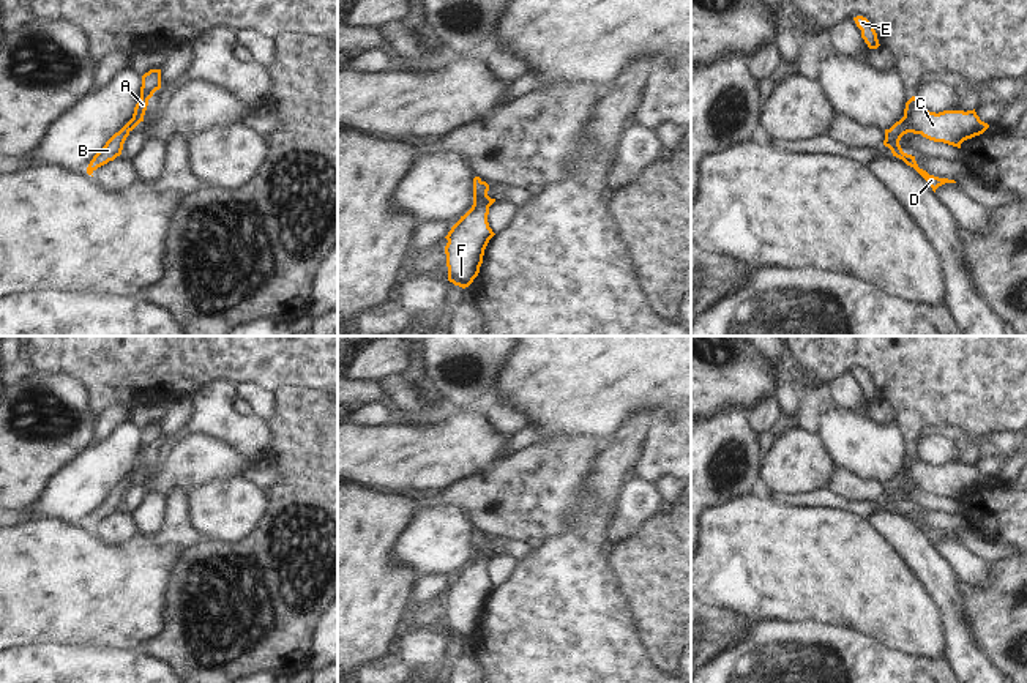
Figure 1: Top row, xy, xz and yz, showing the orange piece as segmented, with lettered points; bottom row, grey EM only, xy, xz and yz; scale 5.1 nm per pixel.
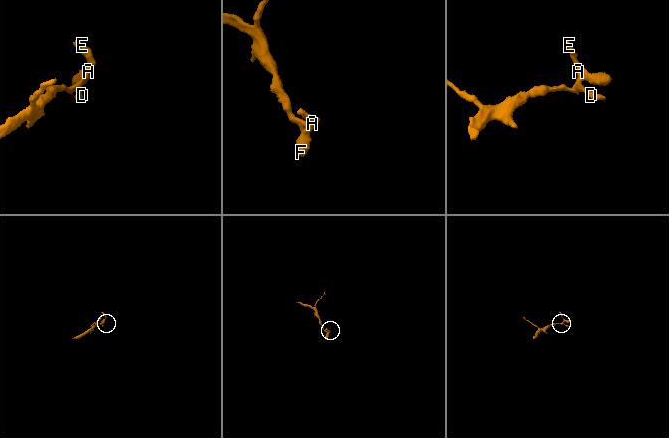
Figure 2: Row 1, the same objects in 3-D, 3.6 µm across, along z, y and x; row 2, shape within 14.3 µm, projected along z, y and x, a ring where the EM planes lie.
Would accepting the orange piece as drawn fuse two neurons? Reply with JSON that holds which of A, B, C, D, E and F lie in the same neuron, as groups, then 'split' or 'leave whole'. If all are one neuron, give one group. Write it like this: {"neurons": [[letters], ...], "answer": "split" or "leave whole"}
{"neurons": [["A", "B", "C", "D", "E", "F"]], "answer": "leave whole"}

